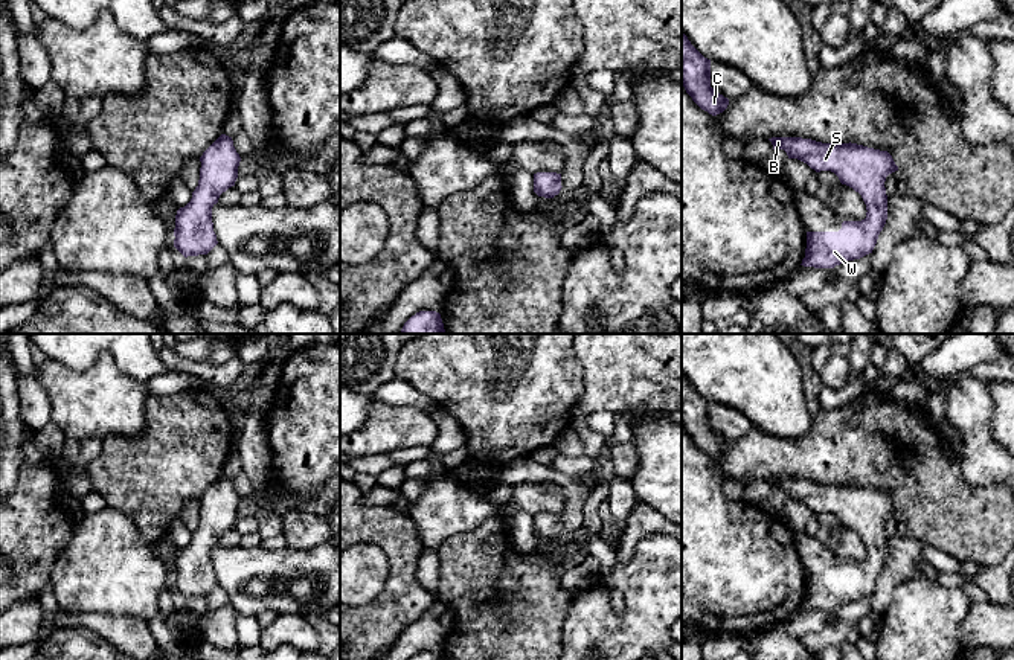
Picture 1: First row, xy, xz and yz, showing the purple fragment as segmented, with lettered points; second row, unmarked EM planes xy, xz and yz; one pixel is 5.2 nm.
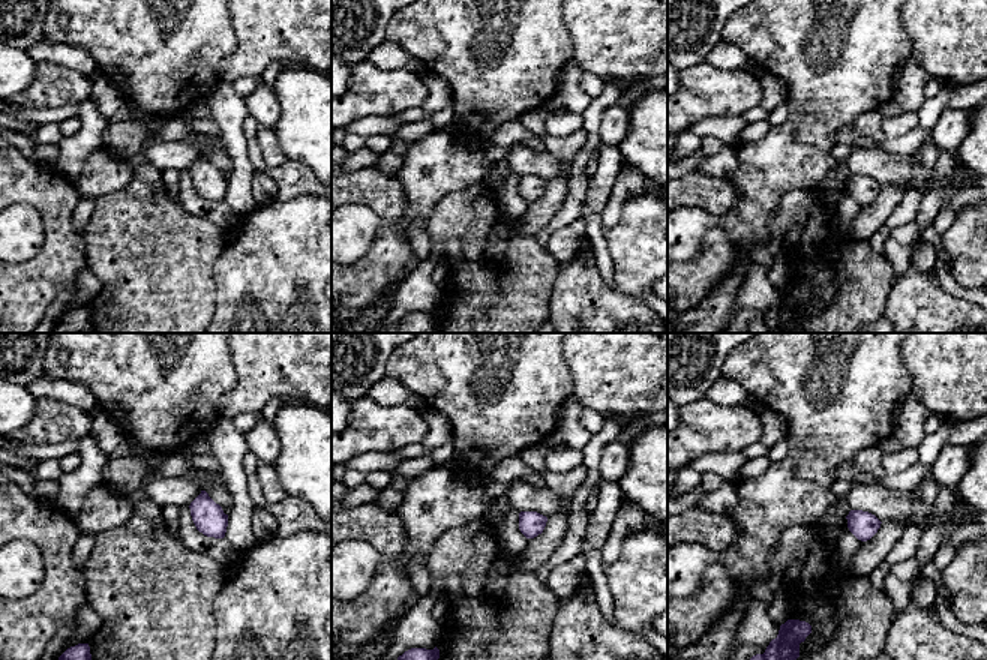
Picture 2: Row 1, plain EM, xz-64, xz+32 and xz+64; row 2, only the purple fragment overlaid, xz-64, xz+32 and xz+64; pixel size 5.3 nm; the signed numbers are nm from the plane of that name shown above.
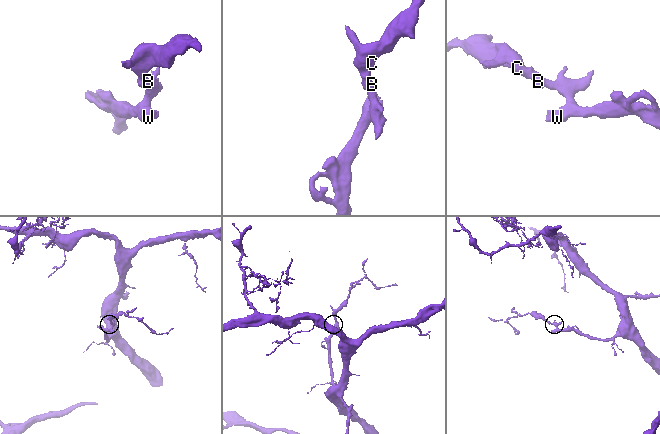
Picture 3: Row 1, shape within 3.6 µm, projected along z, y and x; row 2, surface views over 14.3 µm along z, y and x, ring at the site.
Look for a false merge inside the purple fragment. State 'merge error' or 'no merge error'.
no merge error

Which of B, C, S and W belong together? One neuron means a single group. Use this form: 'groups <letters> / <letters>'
groups B C S W

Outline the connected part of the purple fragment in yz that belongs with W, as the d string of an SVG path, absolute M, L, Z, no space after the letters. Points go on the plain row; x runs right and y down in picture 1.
M772 479L769 480L773 491L784 491L788 500L797 500L807 505L816 514L831 512L842 526L852 529L858 533L866 546L866 559L862 562L843 562L839 573L807 573L804 608L814 610L834 610L848 602L860 601L872 594L878 576L883 572L887 561L887 537L884 523L886 518L895 512L892 497L887 492L868 489L857 485L822 485L802 479Z

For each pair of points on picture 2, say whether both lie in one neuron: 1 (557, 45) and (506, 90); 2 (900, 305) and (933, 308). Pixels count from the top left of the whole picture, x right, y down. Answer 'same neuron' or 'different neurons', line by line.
1: same neuron
2: same neuron

